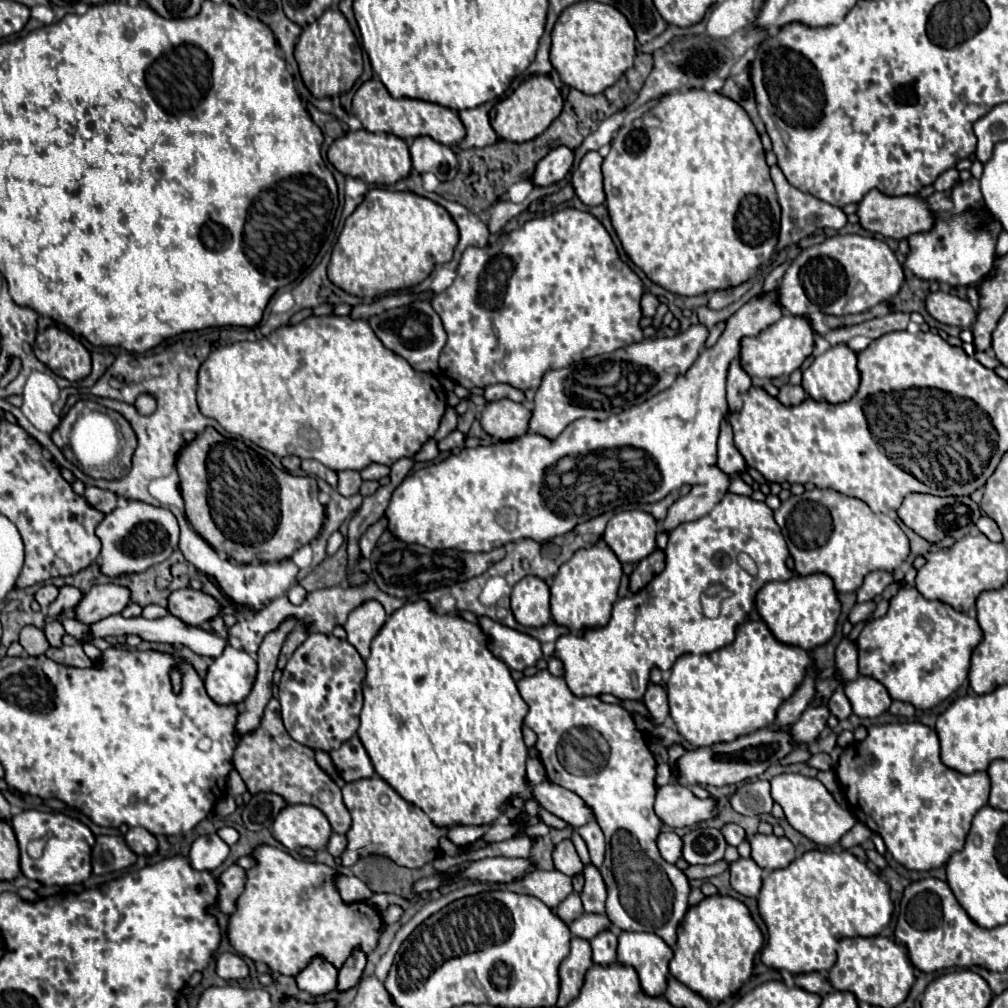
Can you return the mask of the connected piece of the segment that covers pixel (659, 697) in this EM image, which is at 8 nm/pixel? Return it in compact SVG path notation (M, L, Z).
M648 684L648 690L646 690L642 700L644 700L646 708L650 710L652 720L656 724L666 722L666 718L668 718L668 696L666 696L666 690L662 686Z

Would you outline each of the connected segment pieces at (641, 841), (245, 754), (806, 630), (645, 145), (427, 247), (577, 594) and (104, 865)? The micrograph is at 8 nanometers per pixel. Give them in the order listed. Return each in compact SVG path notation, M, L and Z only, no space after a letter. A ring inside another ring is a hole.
M540 670L536 674L516 682L524 702L530 708L524 724L538 736L536 748L548 780L570 792L576 792L576 796L580 796L588 808L592 808L592 814L606 836L608 848L600 872L608 888L606 914L610 922L620 930L658 934L668 946L674 946L678 924L688 910L690 884L684 872L674 864L668 864L656 848L656 836L660 834L662 822L652 808L656 796L656 760L654 752L650 750L648 734L638 730L632 714L622 706L606 704L592 696L578 698L570 692L564 678L552 676L548 670ZM570 728L594 728L606 738L610 758L600 772L574 776L562 768L556 748L562 734Z
M276 698L268 702L258 730L238 740L238 746L234 750L234 768L240 772L252 796L260 792L276 792L278 796L284 796L288 804L316 806L326 814L334 832L348 832L352 820L348 808L342 802L340 788L330 780L330 776L324 770L320 770L320 766L314 760L314 750L298 744L288 736L280 716L280 702Z
M822 572L764 584L756 596L756 608L780 642L800 646L804 650L826 644L832 638L840 616L840 600L834 590L832 578L824 576Z
M684 90L684 92L674 92L660 96L658 104L652 106L644 116L626 122L616 138L612 140L610 154L604 158L602 164L602 174L604 174L604 192L606 192L606 206L610 212L612 226L622 240L622 246L630 260L644 270L644 274L656 282L658 286L678 294L678 296L698 296L730 286L738 286L746 282L750 276L756 274L756 270L766 264L774 252L774 246L778 242L778 230L780 230L780 204L776 200L776 190L770 180L770 168L764 158L764 148L760 142L760 136L750 120L750 116L736 104L734 100L728 100L726 96L718 92L706 92L706 90Z
M370 188L362 204L346 218L332 250L328 278L344 292L360 298L364 290L372 290L378 296L412 288L426 280L436 264L452 260L456 240L458 228L440 204L414 192Z
M592 546L578 550L564 562L550 586L550 610L554 622L572 632L600 628L608 624L614 602L618 600L618 586L622 578L622 564L608 546Z
M96 836L96 846L92 848L92 870L98 876L120 872L136 862L136 854L126 846L122 836Z

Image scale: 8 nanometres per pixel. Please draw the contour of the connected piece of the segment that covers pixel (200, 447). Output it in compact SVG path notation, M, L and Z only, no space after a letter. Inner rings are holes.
M208 426L180 450L176 470L180 476L180 492L188 522L208 544L212 544L212 548L226 554L228 558L238 562L286 560L298 546L308 544L320 532L324 506L318 500L316 480L312 476L292 476L286 470L278 470L266 456L258 452L256 446L240 438L226 438Z

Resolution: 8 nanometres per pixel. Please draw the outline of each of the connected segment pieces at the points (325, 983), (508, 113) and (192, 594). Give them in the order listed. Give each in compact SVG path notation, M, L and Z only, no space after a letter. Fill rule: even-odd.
M314 958L298 976L296 976L296 982L298 982L298 988L312 994L312 996L326 996L328 992L332 992L336 988L336 976L338 976L338 970L320 960L320 958Z
M534 74L526 78L510 96L500 100L492 108L490 120L492 120L492 128L498 134L498 138L508 140L508 142L528 142L540 136L552 124L552 120L560 116L560 112L562 112L562 94L558 92L550 76Z
M176 590L168 598L168 612L190 626L204 626L212 618L220 616L222 604L202 590Z

